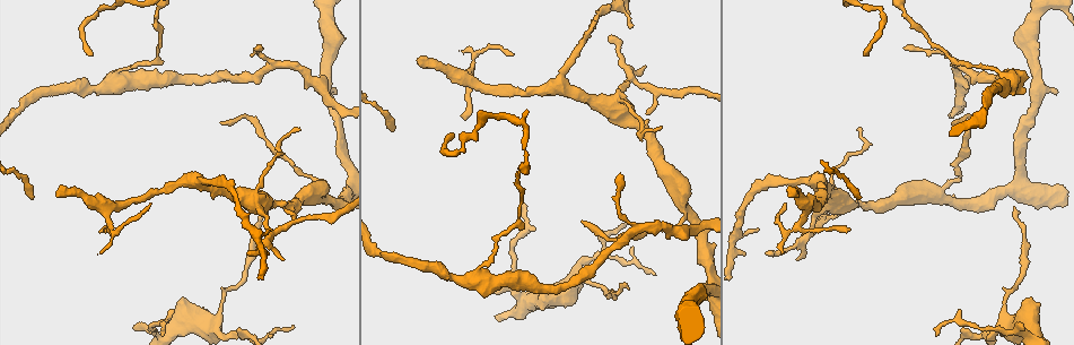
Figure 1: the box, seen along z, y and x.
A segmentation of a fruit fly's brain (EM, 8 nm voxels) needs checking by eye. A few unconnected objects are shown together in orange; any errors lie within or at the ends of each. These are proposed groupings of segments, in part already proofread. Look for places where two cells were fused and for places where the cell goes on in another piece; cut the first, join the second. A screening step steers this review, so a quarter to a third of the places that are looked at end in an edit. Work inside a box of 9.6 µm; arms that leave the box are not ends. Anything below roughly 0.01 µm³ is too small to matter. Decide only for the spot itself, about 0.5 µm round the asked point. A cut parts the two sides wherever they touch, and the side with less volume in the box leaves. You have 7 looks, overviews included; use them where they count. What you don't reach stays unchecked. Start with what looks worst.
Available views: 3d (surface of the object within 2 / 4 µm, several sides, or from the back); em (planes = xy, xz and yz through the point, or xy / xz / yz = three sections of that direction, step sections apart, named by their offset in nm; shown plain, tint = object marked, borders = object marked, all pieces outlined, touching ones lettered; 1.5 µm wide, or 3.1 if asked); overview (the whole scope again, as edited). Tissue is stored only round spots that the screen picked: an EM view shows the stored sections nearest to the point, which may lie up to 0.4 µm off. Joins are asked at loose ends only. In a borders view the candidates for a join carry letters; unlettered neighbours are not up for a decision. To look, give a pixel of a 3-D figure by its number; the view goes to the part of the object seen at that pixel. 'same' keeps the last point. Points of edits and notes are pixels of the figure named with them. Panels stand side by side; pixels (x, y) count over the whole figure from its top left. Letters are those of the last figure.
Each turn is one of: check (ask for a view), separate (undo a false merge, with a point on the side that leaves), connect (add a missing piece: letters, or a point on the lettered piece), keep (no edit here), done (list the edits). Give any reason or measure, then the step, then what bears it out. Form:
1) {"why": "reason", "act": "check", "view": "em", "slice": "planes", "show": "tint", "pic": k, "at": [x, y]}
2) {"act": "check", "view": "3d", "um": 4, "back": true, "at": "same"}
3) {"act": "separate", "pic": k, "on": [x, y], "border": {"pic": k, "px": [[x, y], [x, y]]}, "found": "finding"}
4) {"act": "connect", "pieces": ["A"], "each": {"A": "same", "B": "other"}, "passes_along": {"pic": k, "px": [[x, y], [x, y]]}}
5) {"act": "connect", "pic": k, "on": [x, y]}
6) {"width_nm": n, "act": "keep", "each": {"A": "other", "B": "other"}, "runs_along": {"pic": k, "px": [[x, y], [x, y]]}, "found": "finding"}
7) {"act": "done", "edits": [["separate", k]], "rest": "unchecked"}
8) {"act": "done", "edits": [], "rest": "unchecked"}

{"why": "branch stops here", "act": "check", "view": "em", "slice": "planes", "show": "borders", "pic": 1, "at": [627, 283]}

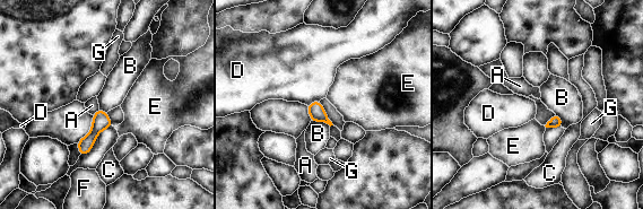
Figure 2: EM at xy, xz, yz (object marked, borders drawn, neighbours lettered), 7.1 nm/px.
{"act": "keep", "each": {"A": "other", "B": "other", "C": "other", "D": "other", "E": "other", "F": "other", "G": "other"}, "found": "no lettered piece goes on from it"}

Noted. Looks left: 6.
{"why": "an open end", "act": "check", "view": "em", "slice": "xy", "step": 4, "show": "tint", "pic": 1, "at": [1056, 94]}

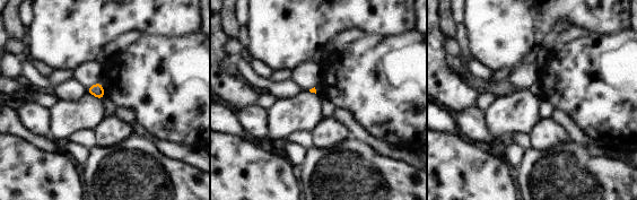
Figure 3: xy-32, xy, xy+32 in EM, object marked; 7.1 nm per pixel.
{"why": "another direction", "act": "check", "view": "em", "slice": "planes", "show": "borders", "at": "same"}

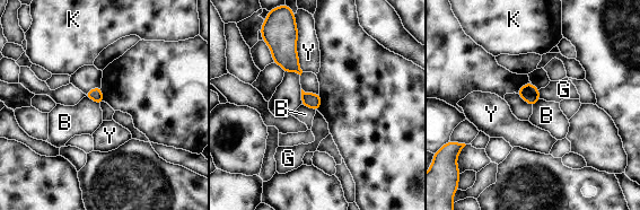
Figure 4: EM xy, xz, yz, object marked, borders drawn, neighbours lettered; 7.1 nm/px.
{"act": "keep", "each": {"B": "other", "G": "other", "K": "other", "Y": "other"}, "border": {"pic": 4, "px": [[85, 96], [99, 105]]}, "found": "none of them fits"}

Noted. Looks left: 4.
{"why": "a fork", "act": "check", "view": "3d", "um": 4, "pic": 1, "at": [982, 333]}

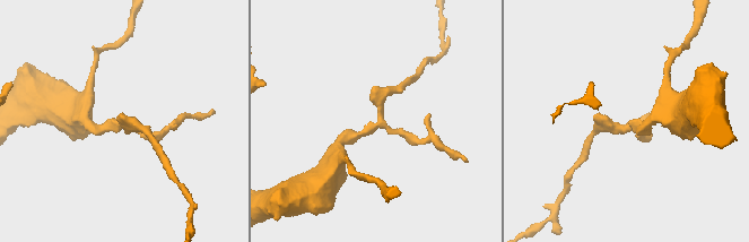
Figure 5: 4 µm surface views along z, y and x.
{"arms": 3, "why": "need the tissue", "act": "check", "view": "em", "slice": "xz", "step": 4, "show": "tint", "pic": 5, "at": [631, 124]}

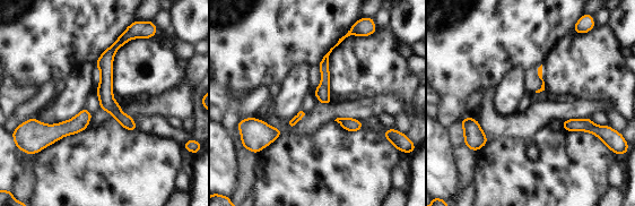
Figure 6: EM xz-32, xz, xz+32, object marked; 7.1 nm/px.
{"why": "see the neighbours", "act": "check", "view": "em", "slice": "xz", "step": 4, "show": "borders", "at": "same"}

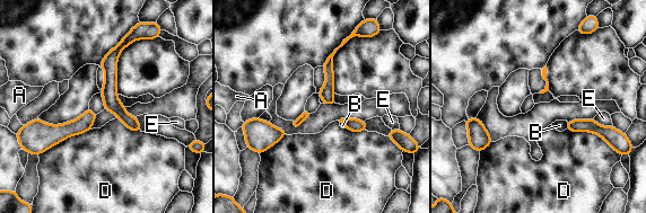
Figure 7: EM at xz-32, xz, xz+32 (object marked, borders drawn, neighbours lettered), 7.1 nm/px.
{"act": "keep", "each": {"A": "other", "B": "other", "D": "other", "E": "other"}, "border": {"pic": 7, "px": [[90, 129], [69, 135], [42, 152]]}, "found": "continuous, no second cell"}

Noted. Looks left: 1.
{"act": "done", "edits": [], "rest": "unchecked"}

